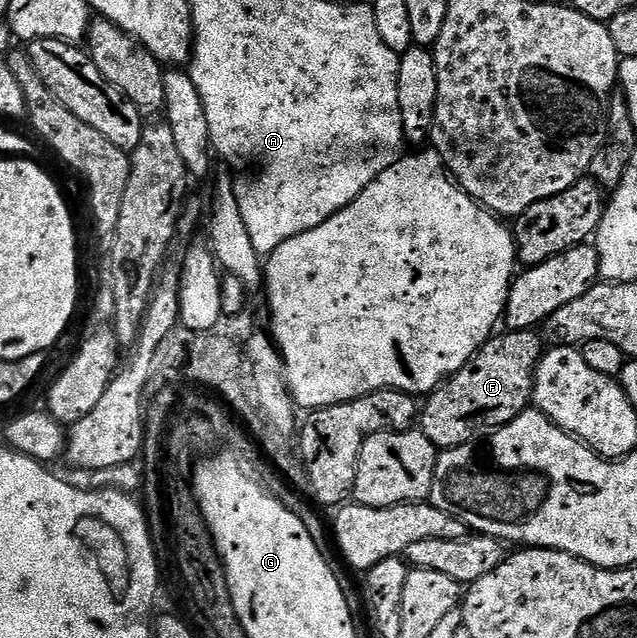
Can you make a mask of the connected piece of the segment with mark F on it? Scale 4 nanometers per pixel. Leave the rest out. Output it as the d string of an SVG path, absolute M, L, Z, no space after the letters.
M531 329L502 333L489 339L453 377L444 382L441 388L427 394L425 401L428 402L423 402L418 425L436 444L437 450L443 451L467 445L473 440L472 433L478 432L479 429L495 431L502 425L508 425L518 414L533 404L532 389L536 386L536 368L539 367L540 359L546 352L546 345L540 342L539 332Z

